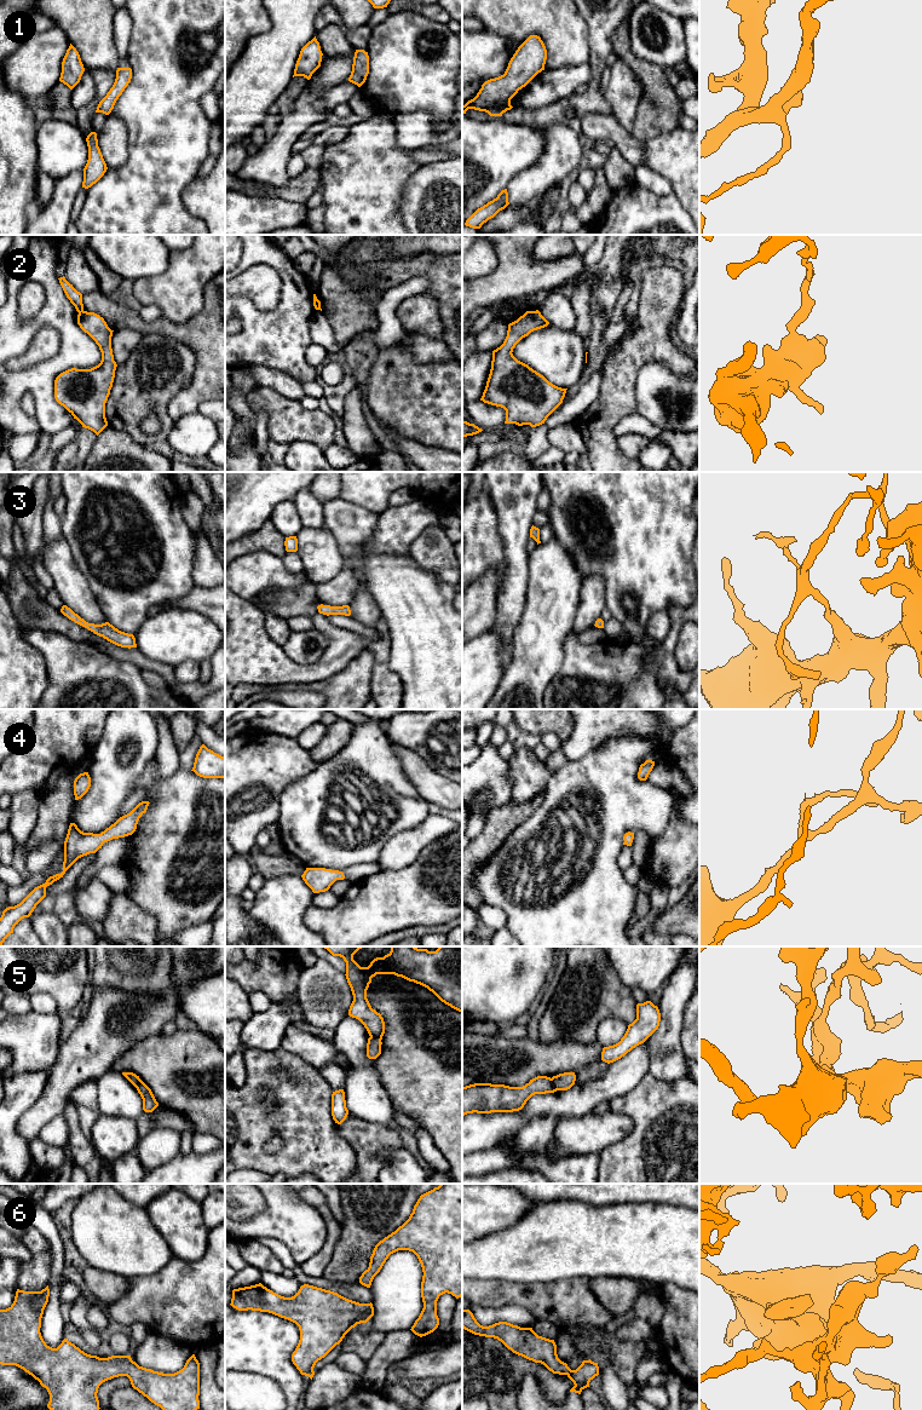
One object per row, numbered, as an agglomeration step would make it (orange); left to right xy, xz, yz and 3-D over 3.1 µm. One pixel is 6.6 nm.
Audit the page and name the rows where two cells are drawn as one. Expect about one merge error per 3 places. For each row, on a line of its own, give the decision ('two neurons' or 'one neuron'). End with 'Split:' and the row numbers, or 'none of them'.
1: one neuron
2: two neurons
3: one neuron
4: one neuron
5: two neurons
6: one neuron
Split: 2, 5

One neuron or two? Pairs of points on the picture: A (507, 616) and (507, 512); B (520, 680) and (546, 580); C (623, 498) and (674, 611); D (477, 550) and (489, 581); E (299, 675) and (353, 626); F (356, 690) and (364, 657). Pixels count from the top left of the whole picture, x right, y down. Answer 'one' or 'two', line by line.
A: one
B: one
C: two
D: two
E: two
F: one

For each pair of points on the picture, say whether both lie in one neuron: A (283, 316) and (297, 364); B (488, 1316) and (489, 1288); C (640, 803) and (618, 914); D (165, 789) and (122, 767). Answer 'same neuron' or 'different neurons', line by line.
A: same neuron
B: different neurons
C: same neuron
D: different neurons

